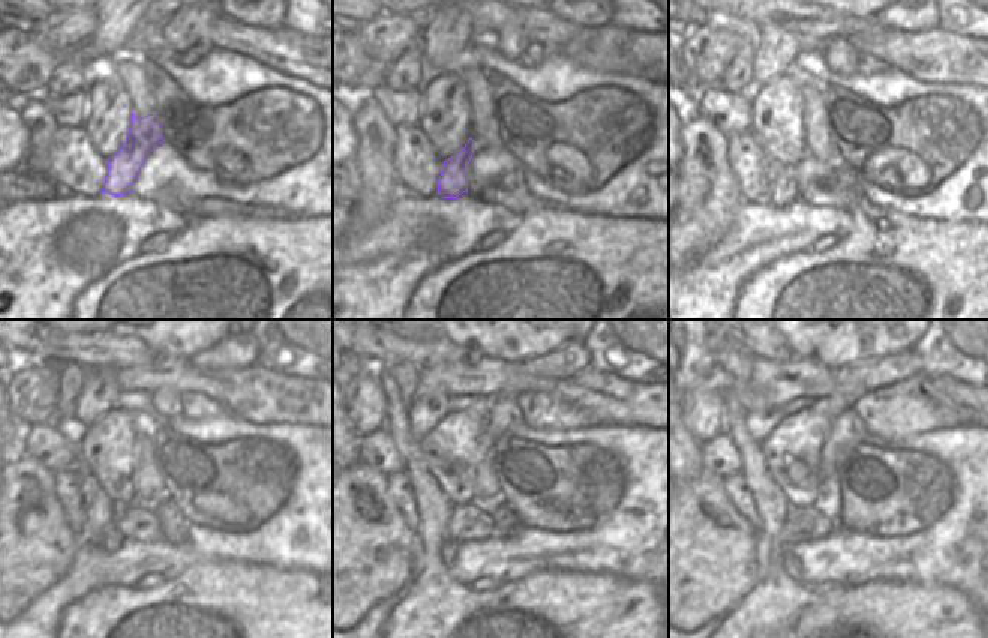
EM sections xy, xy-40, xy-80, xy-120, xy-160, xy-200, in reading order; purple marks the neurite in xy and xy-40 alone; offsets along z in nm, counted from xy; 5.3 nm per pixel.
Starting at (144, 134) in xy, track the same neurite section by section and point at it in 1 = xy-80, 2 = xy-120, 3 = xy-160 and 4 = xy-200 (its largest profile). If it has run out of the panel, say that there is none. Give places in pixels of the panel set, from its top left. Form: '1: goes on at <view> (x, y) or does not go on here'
1: goes on at xy-80 (784, 191)
2: goes on at xy-120 (111, 541)
3: goes on at xy-160 (449, 550)
4: goes on at xy-200 (792, 568)

